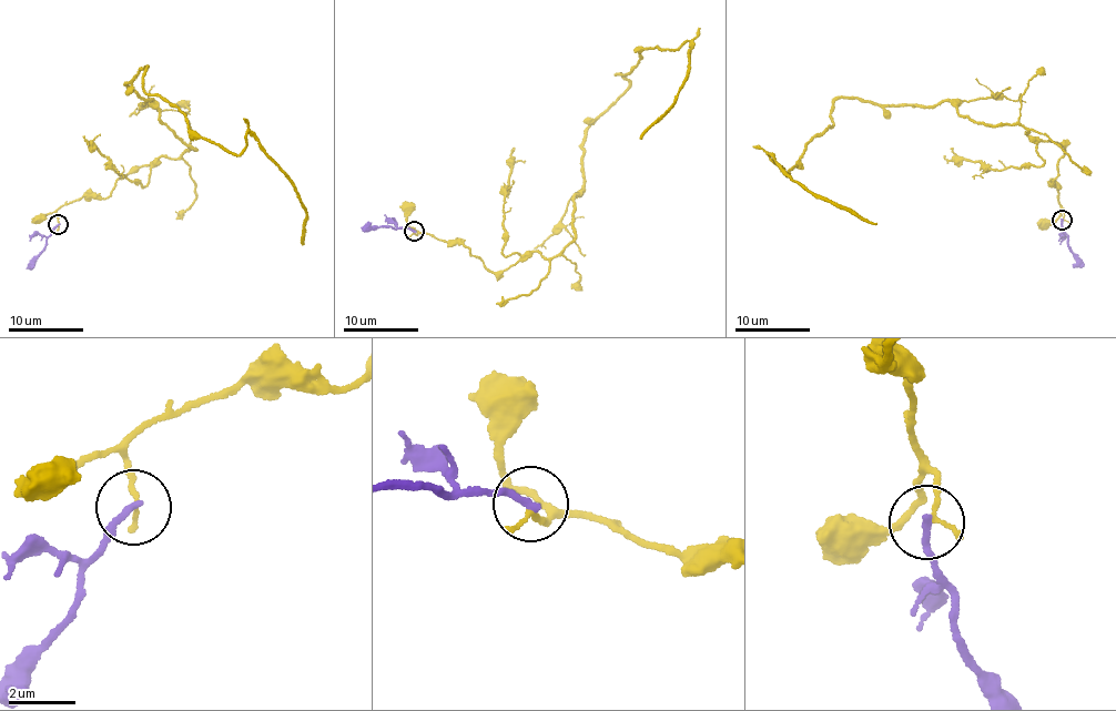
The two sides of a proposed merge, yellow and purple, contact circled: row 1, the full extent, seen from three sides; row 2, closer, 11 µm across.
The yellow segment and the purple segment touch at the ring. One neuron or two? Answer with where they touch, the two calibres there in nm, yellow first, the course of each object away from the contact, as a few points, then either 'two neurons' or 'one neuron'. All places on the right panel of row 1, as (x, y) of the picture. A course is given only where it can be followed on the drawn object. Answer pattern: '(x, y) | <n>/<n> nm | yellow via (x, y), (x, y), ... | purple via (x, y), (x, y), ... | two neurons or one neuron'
(1062, 220) | 150/200 nm | yellow via (1062, 220), (1054, 141), (972, 122), (949, 100), (836, 101), (787, 175), (770, 159), (878, 223) | purple via (1062, 220), (1072, 252), (1084, 265) | two neurons

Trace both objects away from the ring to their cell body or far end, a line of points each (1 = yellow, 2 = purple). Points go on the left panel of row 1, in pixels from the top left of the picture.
1: (59, 224), (195, 150), (125, 87), (148, 69), (190, 129), (236, 154), (250, 134), (290, 178), (303, 243)
2: (59, 224), (28, 267)

